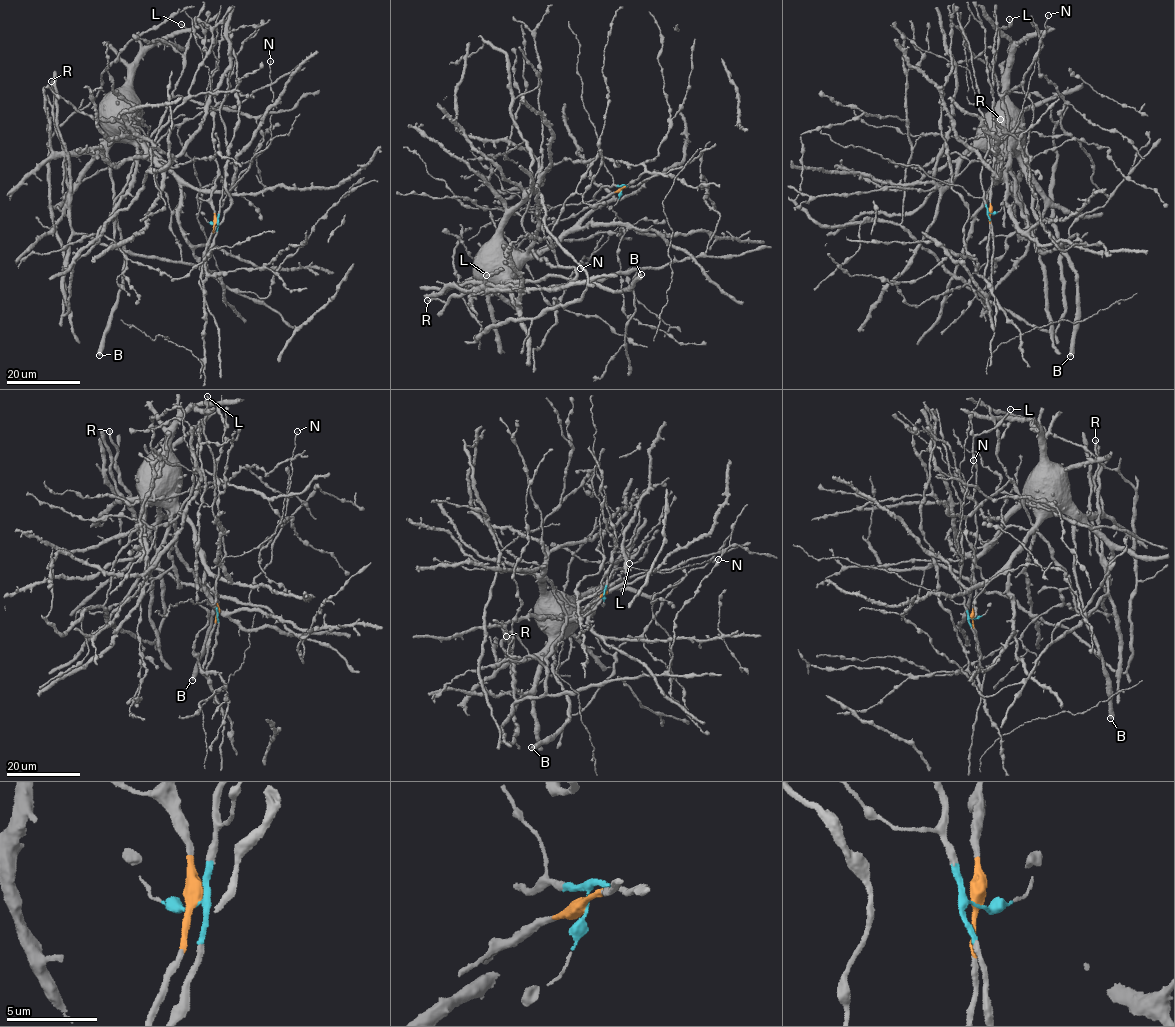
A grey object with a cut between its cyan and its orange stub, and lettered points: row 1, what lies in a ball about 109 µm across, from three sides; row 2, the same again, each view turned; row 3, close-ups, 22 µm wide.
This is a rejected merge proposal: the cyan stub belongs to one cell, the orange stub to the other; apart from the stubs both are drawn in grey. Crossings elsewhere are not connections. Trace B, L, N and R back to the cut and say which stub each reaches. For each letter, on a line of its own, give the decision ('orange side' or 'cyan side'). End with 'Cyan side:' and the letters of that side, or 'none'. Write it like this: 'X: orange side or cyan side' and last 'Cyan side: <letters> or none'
B: orange side
L: orange side
N: cyan side
R: orange side
Cyan side: N

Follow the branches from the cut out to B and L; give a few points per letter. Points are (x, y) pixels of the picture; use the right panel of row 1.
B: (990, 213), (991, 183), (998, 182), (1007, 156), (1034, 245), (1059, 249), (1075, 274), (1069, 356)
L: (990, 213), (994, 35), (998, 28), (1008, 27), (1011, 21), (1009, 19)

